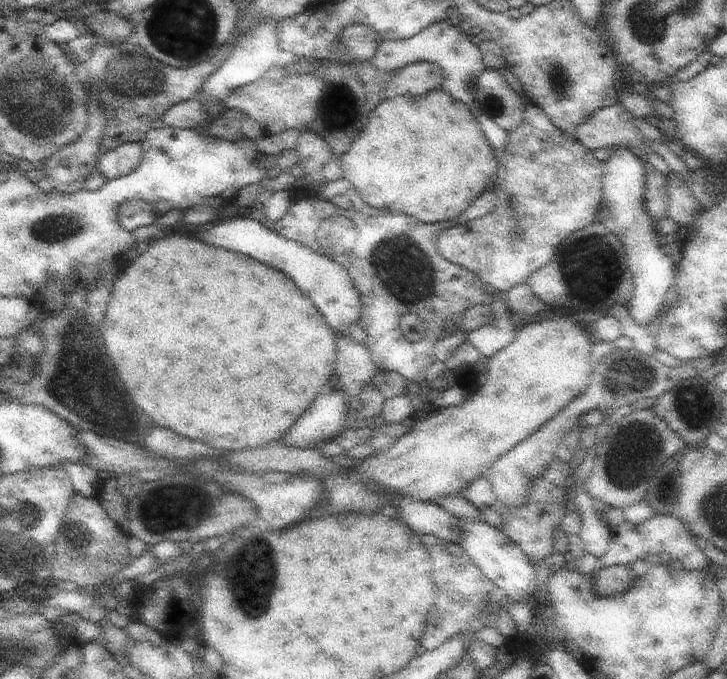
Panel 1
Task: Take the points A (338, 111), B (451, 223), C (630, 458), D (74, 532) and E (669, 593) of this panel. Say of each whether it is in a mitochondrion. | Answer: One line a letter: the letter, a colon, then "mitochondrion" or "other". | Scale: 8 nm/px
A: mitochondrion
B: other
C: mitochondrion
D: mitochondrion
E: other

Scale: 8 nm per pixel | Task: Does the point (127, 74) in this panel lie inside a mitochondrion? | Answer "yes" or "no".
yes

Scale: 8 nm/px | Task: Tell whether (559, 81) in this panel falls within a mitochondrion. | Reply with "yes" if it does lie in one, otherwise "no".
yes

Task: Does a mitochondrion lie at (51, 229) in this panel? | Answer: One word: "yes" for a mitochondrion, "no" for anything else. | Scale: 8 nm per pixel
yes

